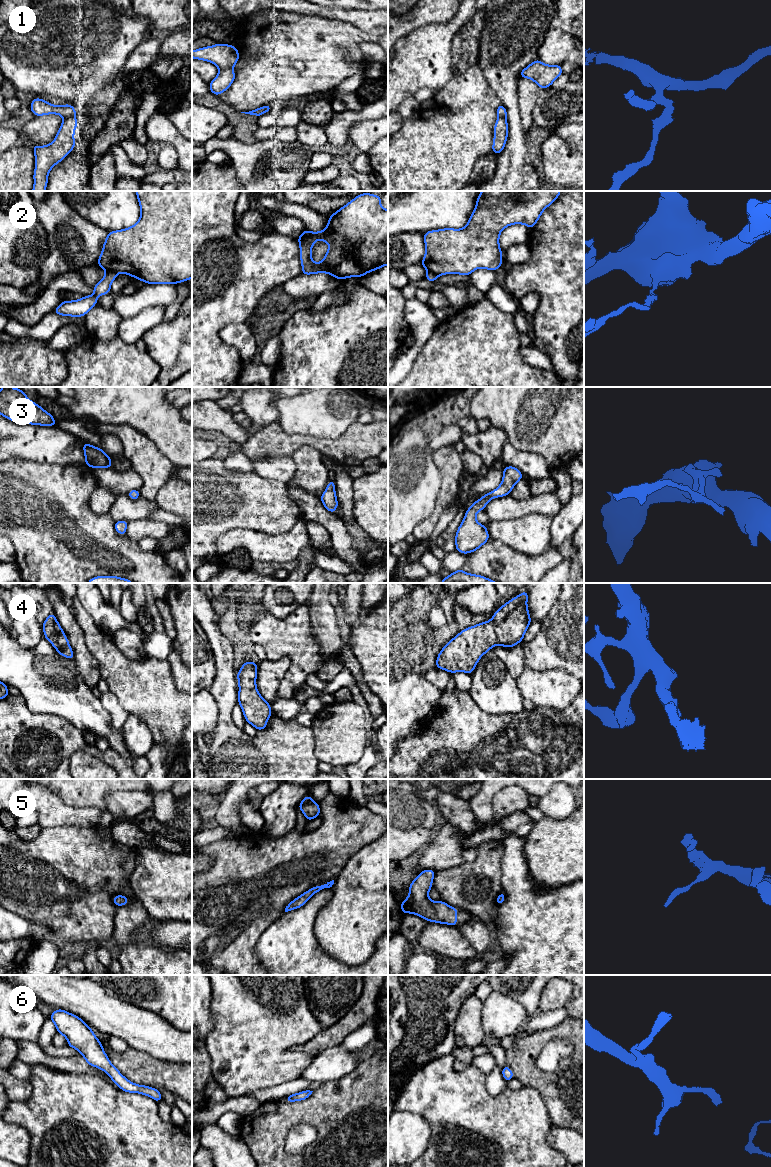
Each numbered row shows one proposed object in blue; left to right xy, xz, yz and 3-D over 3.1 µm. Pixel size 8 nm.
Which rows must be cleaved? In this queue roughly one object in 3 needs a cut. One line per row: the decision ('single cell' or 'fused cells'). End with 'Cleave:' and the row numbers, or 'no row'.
1: fused cells
2: fused cells
3: single cell
4: single cell
5: single cell
6: single cell
Cleave: 1, 2

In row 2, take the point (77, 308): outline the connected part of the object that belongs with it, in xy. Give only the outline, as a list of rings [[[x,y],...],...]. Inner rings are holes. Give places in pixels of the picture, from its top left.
[[[106,272],[106,275],[94,286],[94,293],[91,296],[83,296],[79,300],[62,301],[53,310],[54,313],[62,316],[82,317],[97,305],[97,297],[111,292],[111,283],[117,278],[114,272]]]

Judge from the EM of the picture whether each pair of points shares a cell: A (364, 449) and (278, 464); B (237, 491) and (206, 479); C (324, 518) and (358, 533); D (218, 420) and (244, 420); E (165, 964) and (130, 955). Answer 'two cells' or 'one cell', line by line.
A: two cells
B: one cell
C: two cells
D: two cells
E: one cell

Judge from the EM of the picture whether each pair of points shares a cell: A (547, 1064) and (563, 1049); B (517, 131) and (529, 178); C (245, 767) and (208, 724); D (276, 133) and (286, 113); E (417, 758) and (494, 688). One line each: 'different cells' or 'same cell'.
A: same cell
B: different cells
C: different cells
D: different cells
E: different cells

